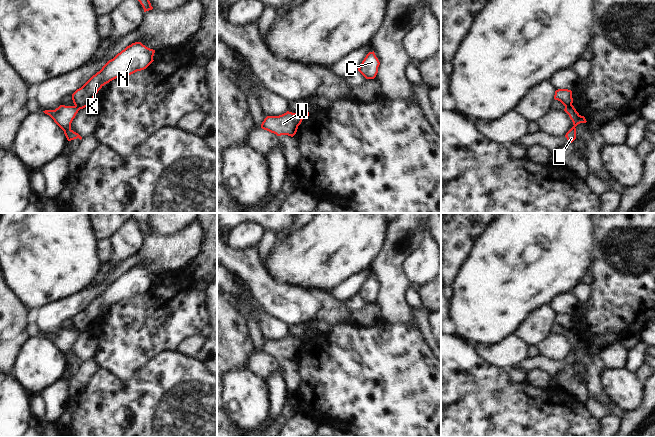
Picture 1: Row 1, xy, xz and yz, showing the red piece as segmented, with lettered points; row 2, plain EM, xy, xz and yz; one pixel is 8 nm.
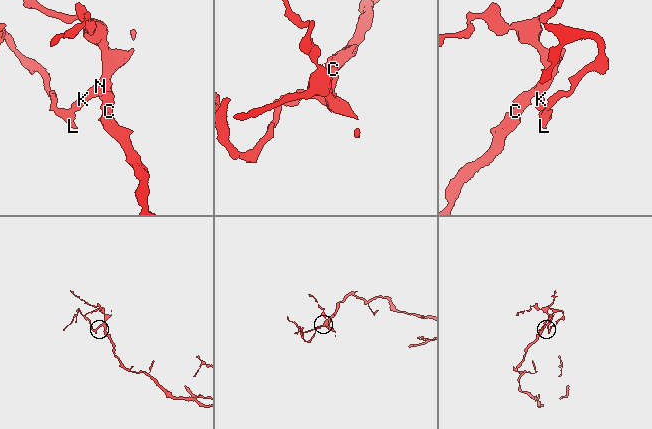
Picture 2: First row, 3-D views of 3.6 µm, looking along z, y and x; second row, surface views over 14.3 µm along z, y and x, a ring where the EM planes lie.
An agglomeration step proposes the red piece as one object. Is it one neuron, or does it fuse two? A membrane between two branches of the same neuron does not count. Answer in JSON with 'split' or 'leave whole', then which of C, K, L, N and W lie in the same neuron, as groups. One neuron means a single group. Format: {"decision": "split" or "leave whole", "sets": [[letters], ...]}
{"decision": "split", "sets": [["C", "K", "N"], ["L", "W"]]}

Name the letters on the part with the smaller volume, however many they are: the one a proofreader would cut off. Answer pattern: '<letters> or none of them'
L, W.

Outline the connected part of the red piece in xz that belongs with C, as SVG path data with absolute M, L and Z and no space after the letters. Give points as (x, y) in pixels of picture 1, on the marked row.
M374 51L369 52L362 63L360 64L358 71L366 78L366 79L374 79L378 73L378 67L380 62L376 57Z

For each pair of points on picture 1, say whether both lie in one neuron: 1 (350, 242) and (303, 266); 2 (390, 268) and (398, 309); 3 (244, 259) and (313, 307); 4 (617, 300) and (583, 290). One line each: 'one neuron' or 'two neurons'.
1: one neuron
2: one neuron
3: one neuron
4: two neurons

